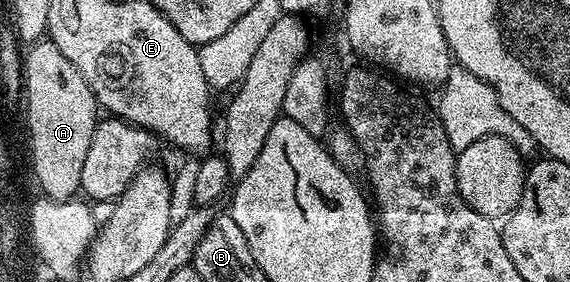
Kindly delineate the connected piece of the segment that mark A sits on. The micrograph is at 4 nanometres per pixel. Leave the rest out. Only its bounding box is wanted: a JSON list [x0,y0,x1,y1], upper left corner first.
[23,38,99,200]

